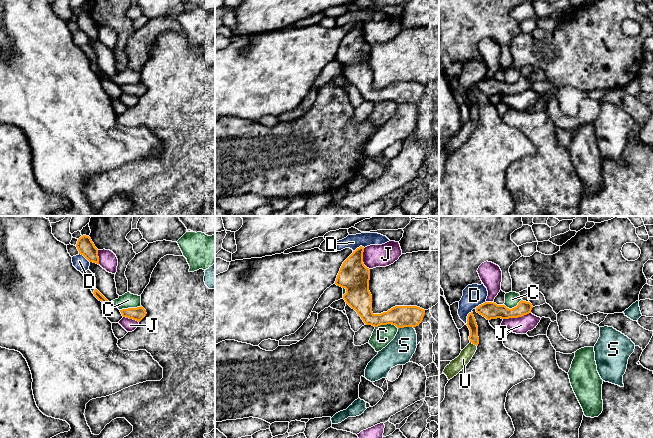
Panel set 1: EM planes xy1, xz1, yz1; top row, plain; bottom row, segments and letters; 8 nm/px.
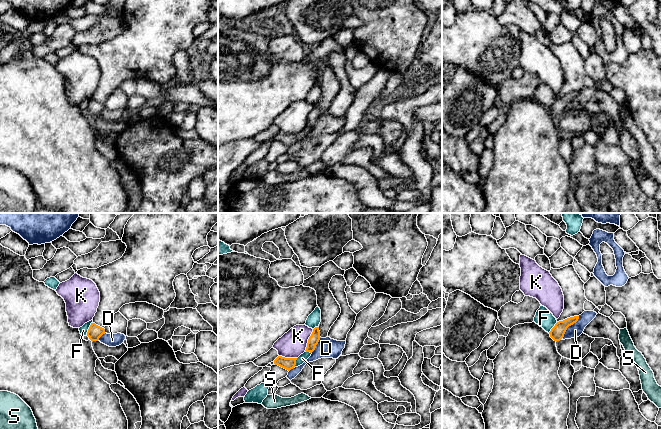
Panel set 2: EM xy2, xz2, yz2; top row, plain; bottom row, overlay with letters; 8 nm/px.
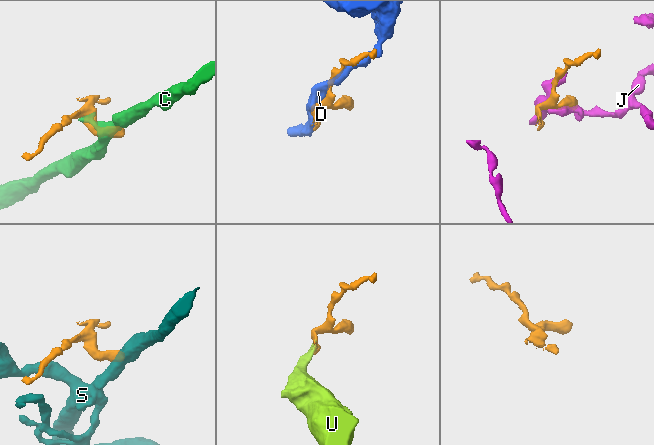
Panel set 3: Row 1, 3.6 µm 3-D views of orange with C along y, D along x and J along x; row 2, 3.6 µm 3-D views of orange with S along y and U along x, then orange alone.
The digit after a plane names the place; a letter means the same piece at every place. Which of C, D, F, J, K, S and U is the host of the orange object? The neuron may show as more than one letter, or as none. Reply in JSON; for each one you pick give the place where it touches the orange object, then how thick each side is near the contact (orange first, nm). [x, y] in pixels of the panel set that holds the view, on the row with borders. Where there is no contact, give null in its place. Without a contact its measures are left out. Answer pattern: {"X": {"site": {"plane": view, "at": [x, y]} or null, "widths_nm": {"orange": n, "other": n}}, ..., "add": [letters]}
{"U": {"site": {"plane": "yz1", "at": [473, 343]}, "widths_nm": {"orange": 80, "other": 110}}, "add": ["U"]}

